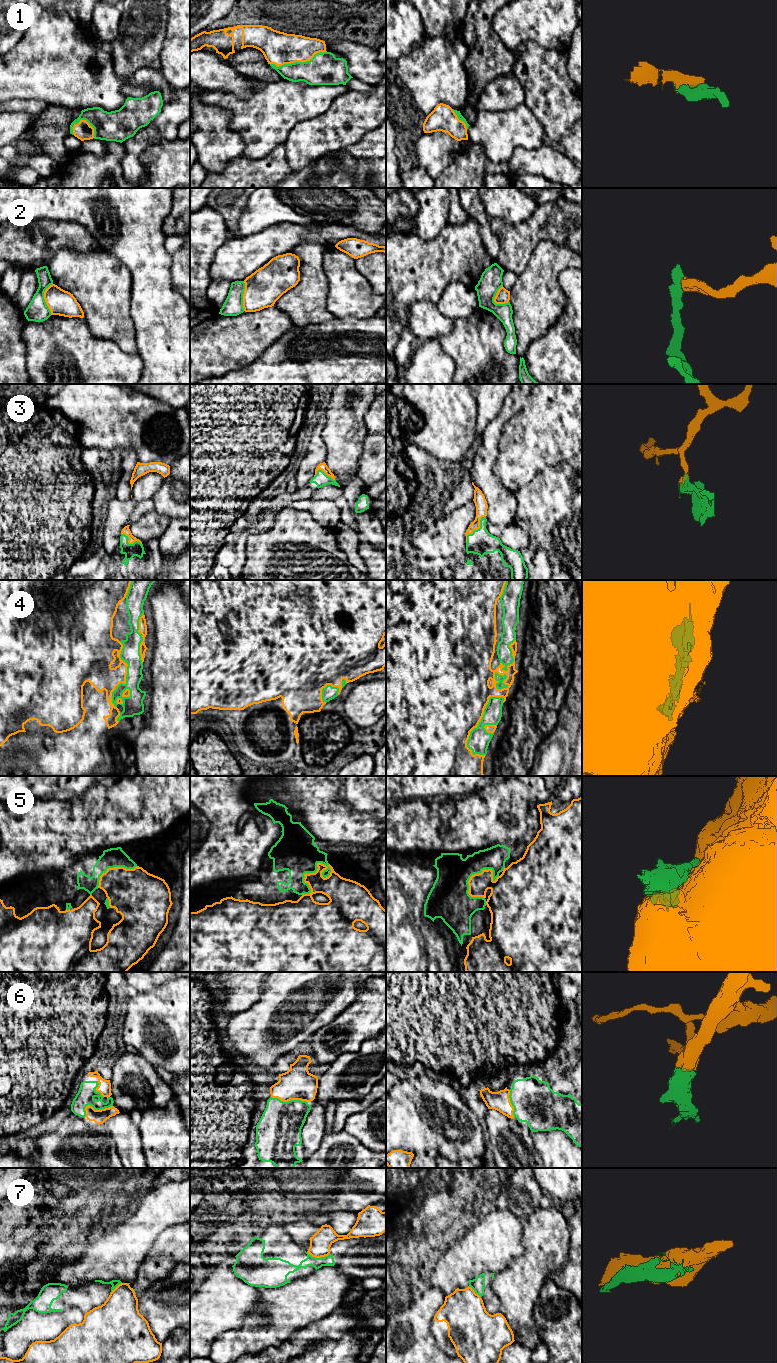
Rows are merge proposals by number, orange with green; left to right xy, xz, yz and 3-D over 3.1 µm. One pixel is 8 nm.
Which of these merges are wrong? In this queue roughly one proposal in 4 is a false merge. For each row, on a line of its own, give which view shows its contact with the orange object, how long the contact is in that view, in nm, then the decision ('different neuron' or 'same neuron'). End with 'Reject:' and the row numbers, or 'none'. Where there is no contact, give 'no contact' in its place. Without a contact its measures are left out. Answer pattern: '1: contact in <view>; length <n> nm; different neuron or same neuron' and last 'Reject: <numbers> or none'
1: contact in xz; length 460 nm; same neuron
2: contact in xy; length 260 nm; different neuron
3: contact in yz; length 260 nm; same neuron
4: contact in yz; length 550 nm; same neuron
5: contact in xz; length 340 nm; same neuron
6: contact in xy; length 240 nm; same neuron
7: contact in xz; length 190 nm; different neuron
Reject: 2, 7

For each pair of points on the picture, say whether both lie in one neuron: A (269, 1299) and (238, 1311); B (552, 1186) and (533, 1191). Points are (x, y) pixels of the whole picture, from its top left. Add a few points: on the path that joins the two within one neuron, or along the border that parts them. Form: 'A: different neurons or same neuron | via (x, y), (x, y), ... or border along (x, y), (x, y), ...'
A: different neurons | border along (272, 1287), (258, 1288), (256, 1306), (243, 1324)
B: different neurons | border along (534, 1178), (544, 1194)

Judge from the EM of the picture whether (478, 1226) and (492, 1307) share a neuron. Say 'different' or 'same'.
same

